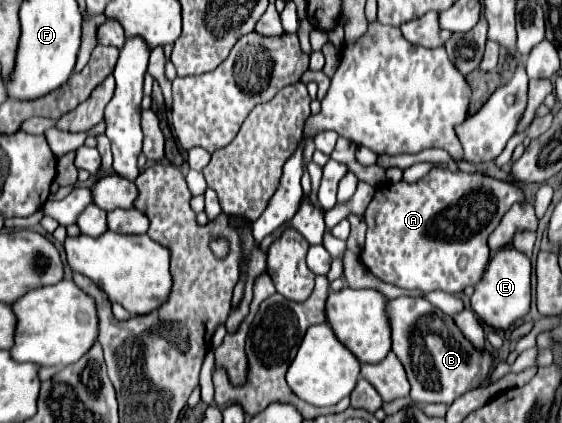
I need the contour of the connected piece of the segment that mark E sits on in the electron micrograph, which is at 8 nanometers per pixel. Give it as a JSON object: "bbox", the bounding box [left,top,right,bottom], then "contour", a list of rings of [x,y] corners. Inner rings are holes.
{"bbox":[471,246,531,330],"contour":[[[513,246],[499,250],[491,258],[481,282],[475,284],[475,292],[471,296],[471,308],[479,320],[483,320],[487,326],[497,328],[497,330],[507,330],[515,322],[523,320],[531,308],[531,262],[529,258],[517,252]]]}

